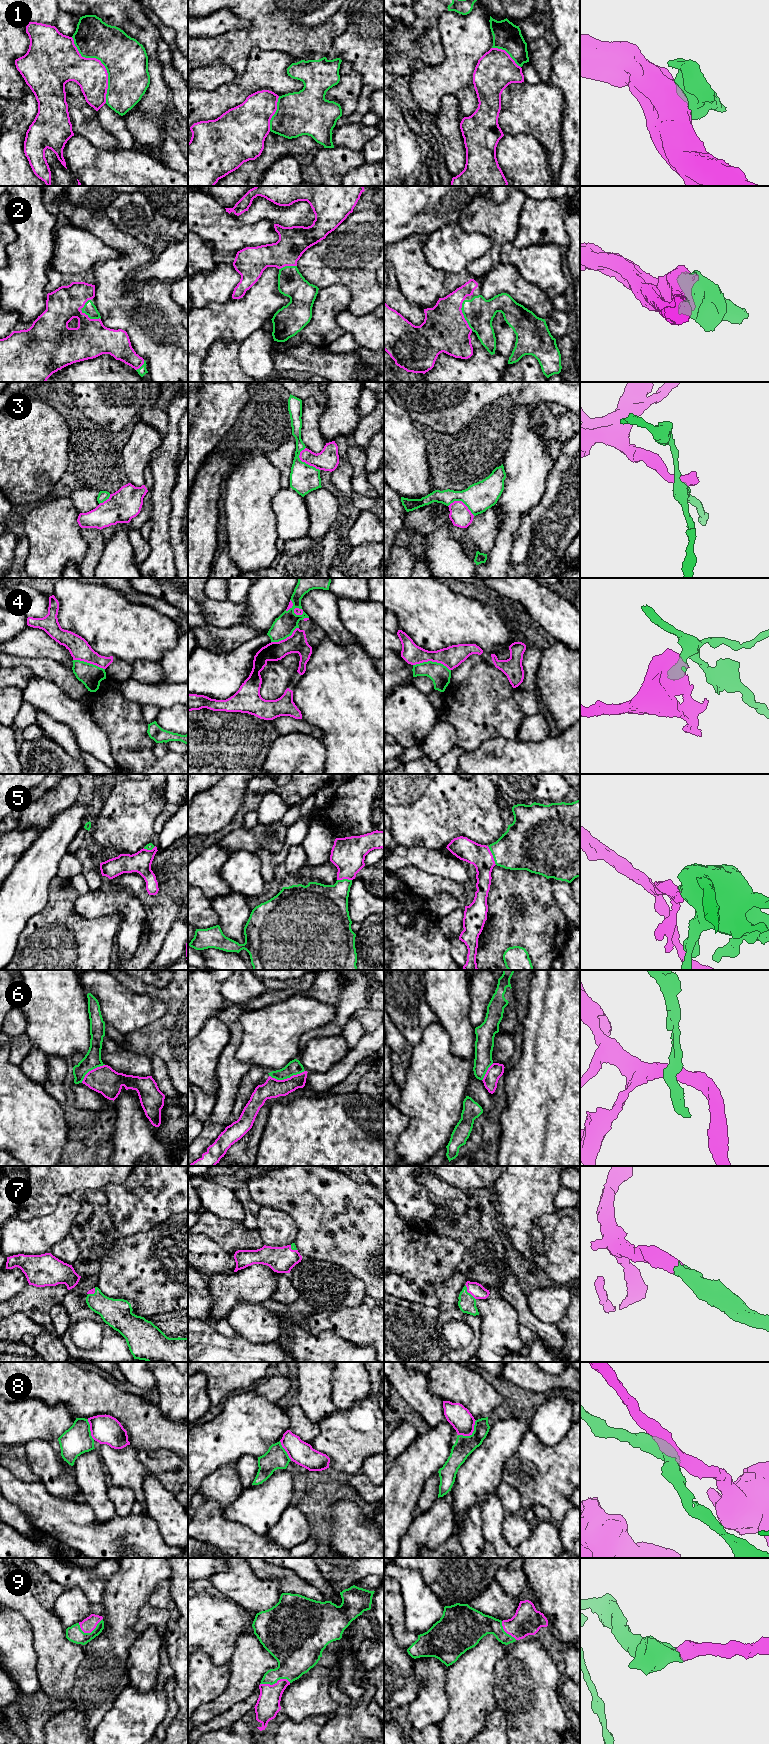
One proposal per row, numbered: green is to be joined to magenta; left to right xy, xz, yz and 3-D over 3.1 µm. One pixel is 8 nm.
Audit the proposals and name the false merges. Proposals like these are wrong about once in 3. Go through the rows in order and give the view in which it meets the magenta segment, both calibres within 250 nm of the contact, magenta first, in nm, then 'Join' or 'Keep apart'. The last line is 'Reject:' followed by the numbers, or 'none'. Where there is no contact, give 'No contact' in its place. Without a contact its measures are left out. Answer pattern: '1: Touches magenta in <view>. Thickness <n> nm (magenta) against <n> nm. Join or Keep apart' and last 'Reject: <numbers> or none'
1: Touches magenta in xy. Thickness 260 nm (magenta) against 360 nm. Keep apart
2: Touches magenta in yz. Thickness 360 nm (magenta) against 240 nm. Join
3: Touches magenta in xz. Thickness 180 nm (magenta) against 220 nm. Keep apart
4: Touches magenta in yz. Thickness 170 nm (magenta) against 160 nm. Keep apart
5: Touches magenta in yz. Thickness 180 nm (magenta) against 360 nm. Join
6: Touches magenta in xz. Thickness 160 nm (magenta) against 120 nm. Keep apart
7: Touches magenta in yz. Thickness 110 nm (magenta) against 140 nm. Join
8: Touches magenta in yz. Thickness 180 nm (magenta) against 160 nm. Keep apart
9: Touches magenta in xz. Thickness 190 nm (magenta) against 280 nm. Join
Reject: 1, 3, 4, 6, 8

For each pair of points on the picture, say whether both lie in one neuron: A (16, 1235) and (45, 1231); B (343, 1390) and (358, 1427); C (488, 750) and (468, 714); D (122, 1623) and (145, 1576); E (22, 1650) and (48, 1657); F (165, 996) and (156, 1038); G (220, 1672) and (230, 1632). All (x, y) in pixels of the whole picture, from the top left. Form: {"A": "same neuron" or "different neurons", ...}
{"A": "same neuron", "B": "different neurons", "C": "different neurons", "D": "same neuron", "E": "different neurons", "F": "same neuron", "G": "different neurons"}

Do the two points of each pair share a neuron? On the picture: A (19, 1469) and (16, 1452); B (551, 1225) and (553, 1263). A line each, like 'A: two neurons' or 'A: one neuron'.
A: one neuron
B: one neuron

